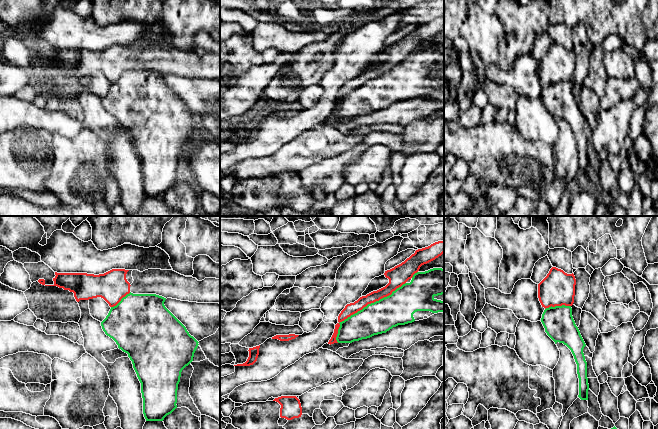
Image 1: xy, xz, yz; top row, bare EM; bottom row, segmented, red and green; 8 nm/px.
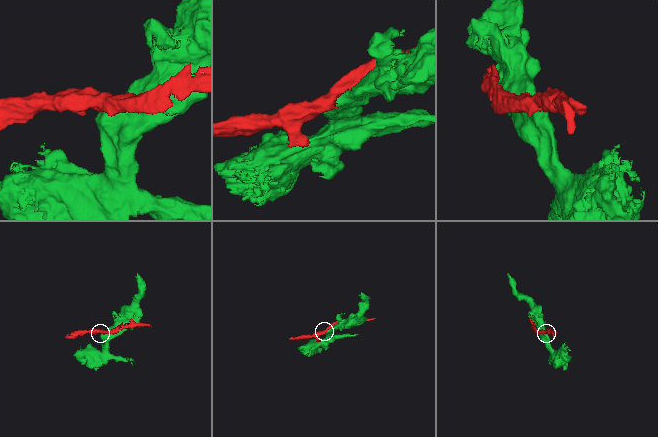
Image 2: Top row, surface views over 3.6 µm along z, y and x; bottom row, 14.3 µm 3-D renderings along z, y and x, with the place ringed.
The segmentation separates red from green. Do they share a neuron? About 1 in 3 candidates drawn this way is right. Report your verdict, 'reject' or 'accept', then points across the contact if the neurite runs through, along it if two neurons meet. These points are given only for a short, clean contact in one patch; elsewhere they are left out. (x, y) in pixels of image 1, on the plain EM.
reject

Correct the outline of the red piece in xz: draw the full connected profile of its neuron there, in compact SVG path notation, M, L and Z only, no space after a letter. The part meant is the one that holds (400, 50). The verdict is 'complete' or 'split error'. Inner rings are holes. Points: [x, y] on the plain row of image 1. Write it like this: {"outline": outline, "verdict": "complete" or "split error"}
{"outline": "M444 16L431 20L428 23L418 25L401 40L394 44L385 47L384 51L389 55L389 59L377 66L373 67L366 72L360 73L354 79L347 80L338 92L338 98L342 98L351 91L362 86L368 80L379 77L380 75L392 70L397 64L405 60L409 55L417 49L420 43L427 40L444 29Z", "verdict": "complete"}

